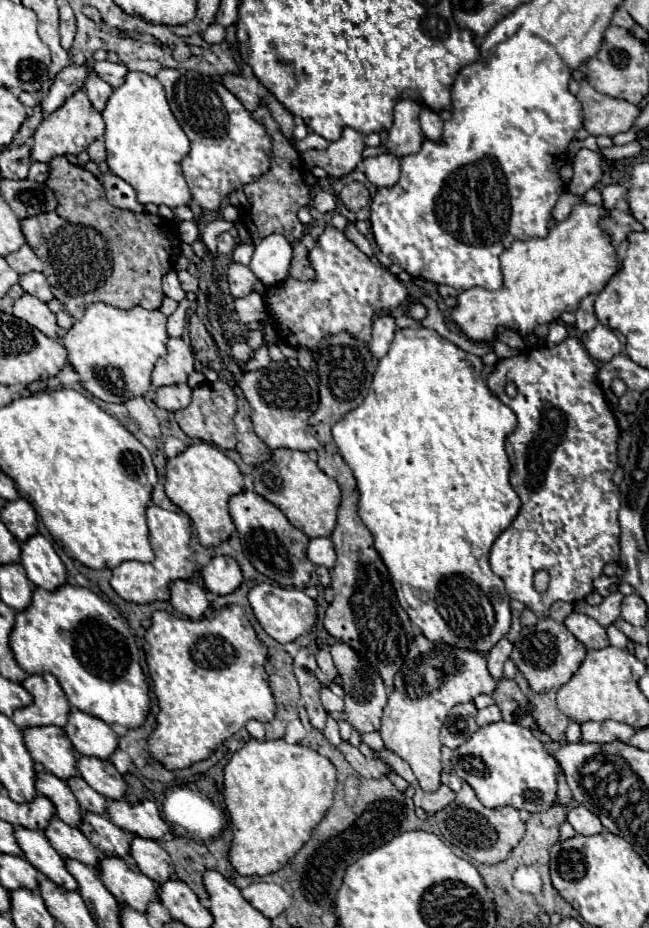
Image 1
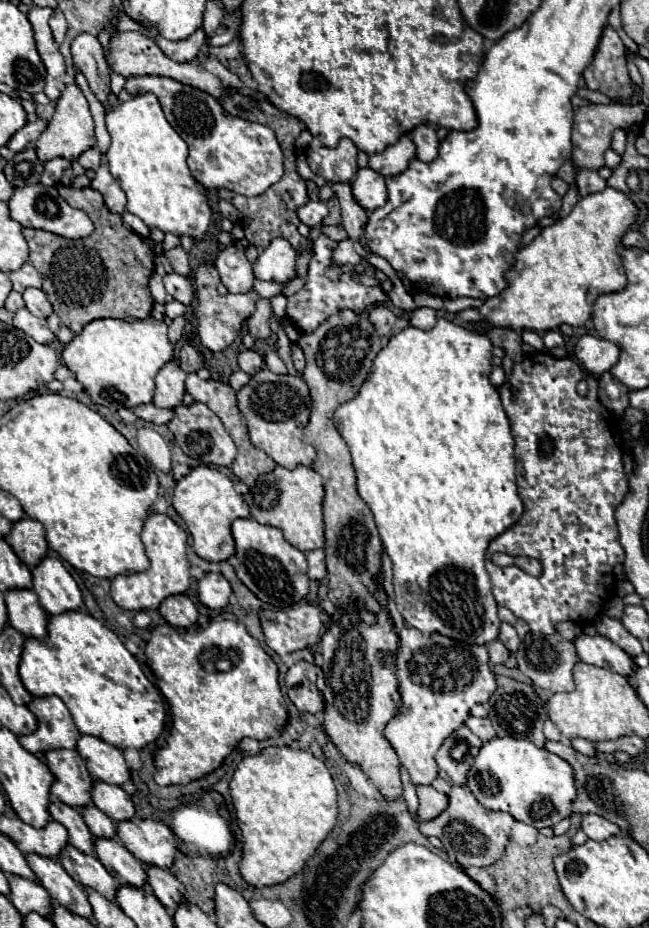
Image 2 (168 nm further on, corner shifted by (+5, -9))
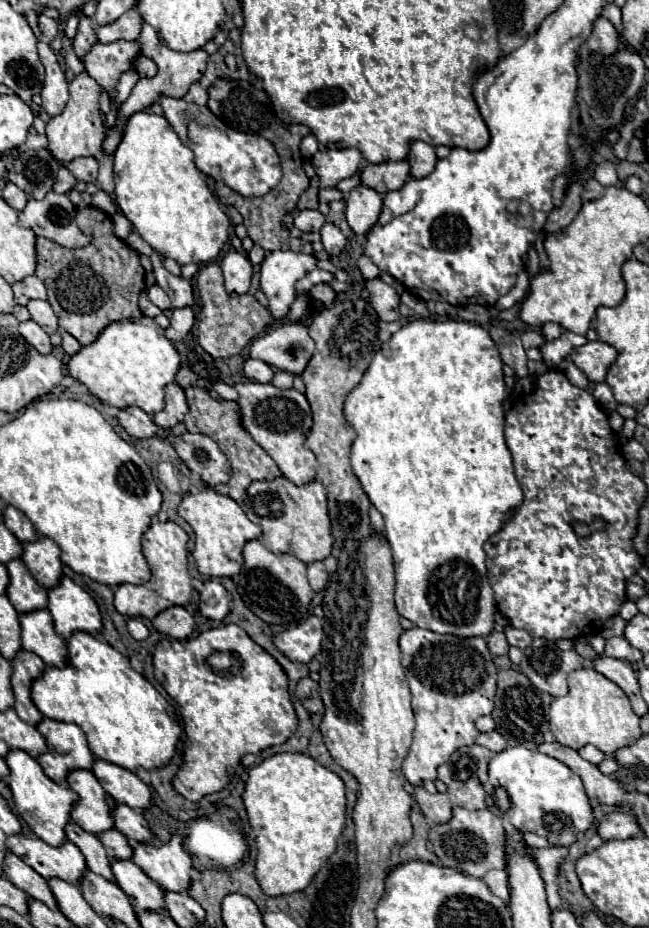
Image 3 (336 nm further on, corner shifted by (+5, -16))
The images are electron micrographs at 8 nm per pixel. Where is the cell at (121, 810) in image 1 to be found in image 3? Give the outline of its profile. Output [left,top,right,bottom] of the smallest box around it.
[132,836,192,892]

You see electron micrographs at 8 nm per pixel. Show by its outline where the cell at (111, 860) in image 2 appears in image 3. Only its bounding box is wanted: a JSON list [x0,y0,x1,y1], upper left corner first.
[110,860,164,912]

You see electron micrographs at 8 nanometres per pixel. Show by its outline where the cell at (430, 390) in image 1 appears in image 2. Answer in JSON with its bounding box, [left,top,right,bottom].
[334,319,524,645]

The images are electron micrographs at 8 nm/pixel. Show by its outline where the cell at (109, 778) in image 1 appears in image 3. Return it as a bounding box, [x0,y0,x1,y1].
[112,804,154,842]

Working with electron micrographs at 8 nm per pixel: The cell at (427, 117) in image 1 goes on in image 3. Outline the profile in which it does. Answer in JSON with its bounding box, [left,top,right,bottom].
[408,142,436,178]

